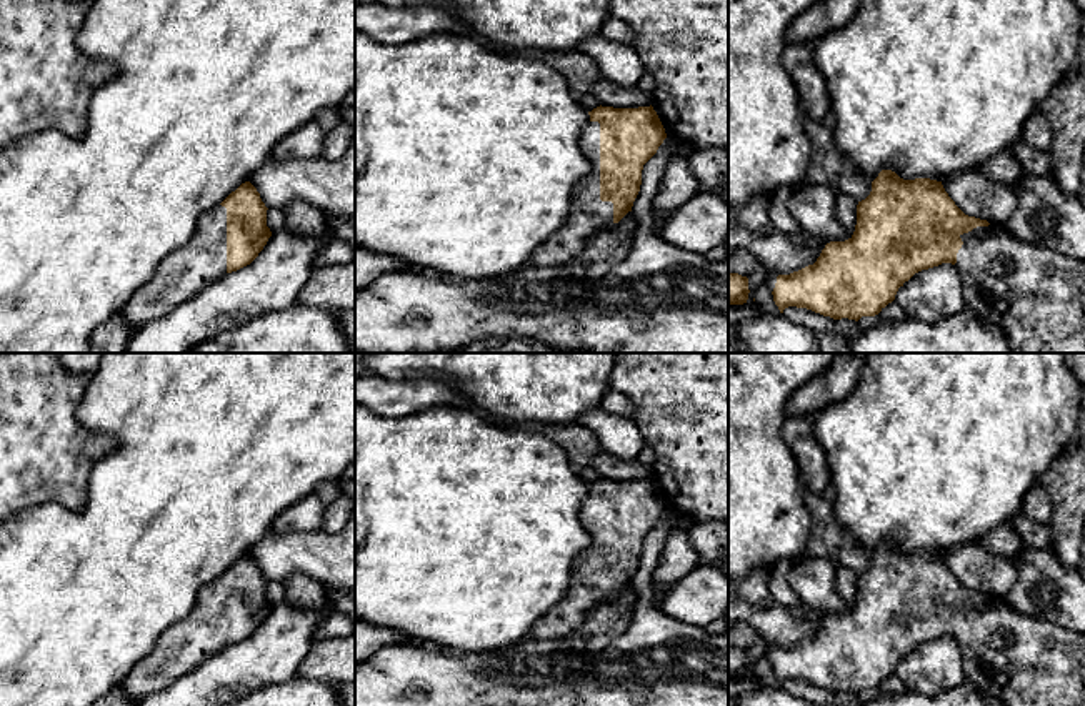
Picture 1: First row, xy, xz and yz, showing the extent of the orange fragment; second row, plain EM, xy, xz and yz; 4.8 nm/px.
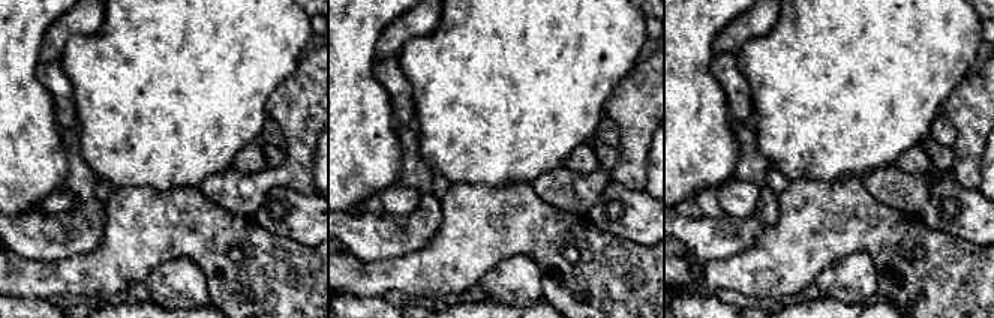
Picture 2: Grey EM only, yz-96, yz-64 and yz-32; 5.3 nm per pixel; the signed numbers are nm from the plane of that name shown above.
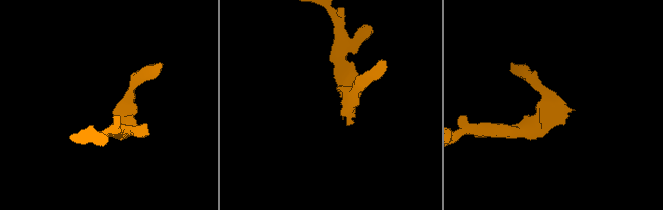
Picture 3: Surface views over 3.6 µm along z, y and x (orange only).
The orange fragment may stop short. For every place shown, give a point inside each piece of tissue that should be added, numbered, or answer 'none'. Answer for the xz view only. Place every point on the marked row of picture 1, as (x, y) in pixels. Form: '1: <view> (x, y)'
1: xz (590, 215)

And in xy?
1: xy (202, 260)

